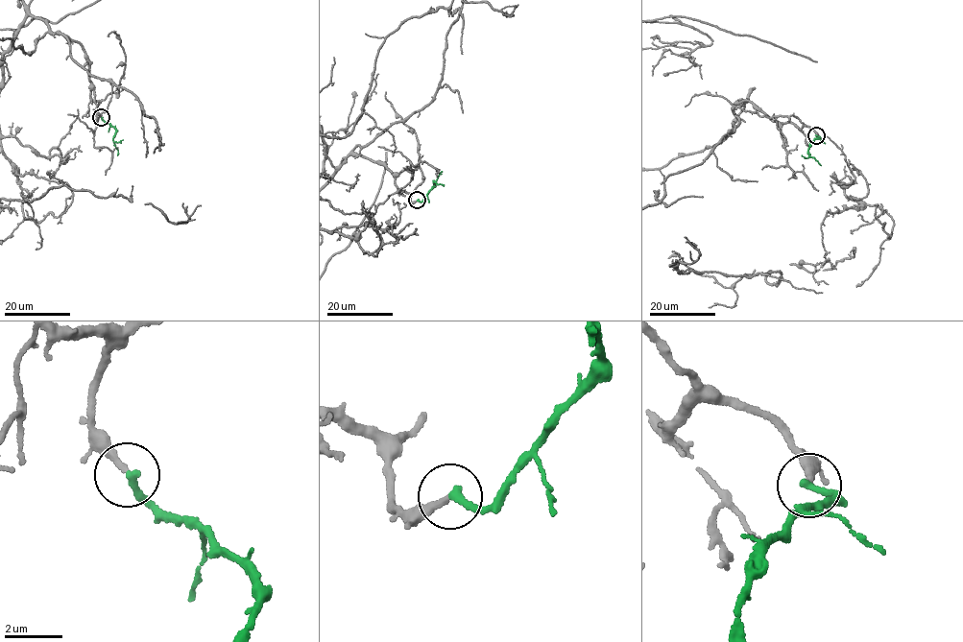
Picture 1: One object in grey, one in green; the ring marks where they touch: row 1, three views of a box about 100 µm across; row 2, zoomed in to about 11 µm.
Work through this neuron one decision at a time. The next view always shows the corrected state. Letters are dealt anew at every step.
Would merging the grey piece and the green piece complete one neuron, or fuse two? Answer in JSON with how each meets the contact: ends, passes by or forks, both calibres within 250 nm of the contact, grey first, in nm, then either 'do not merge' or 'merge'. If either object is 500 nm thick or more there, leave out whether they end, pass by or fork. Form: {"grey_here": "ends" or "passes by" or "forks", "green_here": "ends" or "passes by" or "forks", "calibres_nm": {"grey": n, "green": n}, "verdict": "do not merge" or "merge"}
{"grey_here": "ends", "green_here": "ends", "calibres_nm": {"grey": 240, "green": 280}, "verdict": "merge"}

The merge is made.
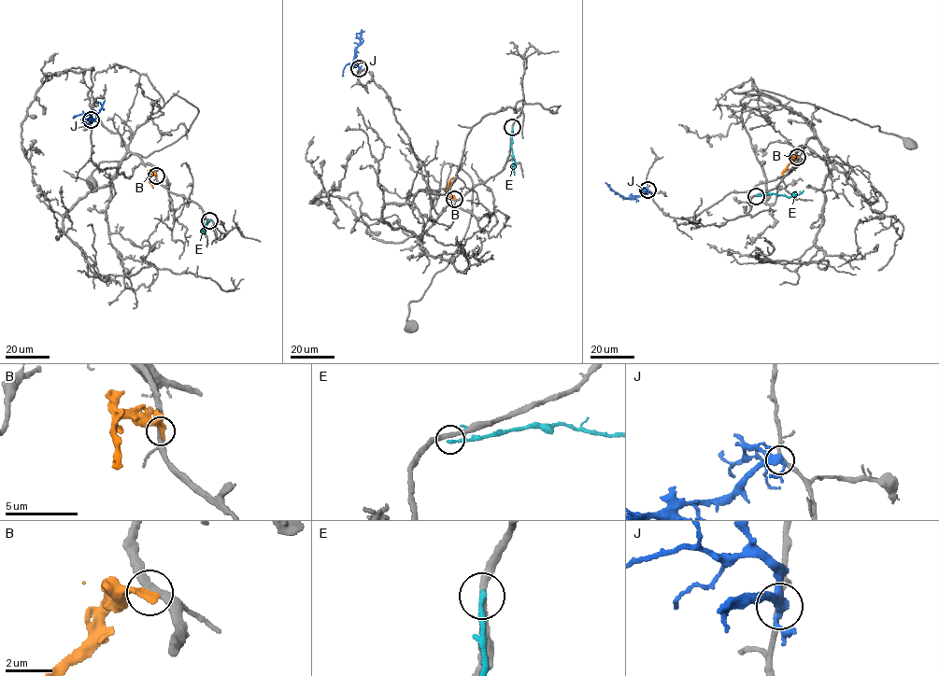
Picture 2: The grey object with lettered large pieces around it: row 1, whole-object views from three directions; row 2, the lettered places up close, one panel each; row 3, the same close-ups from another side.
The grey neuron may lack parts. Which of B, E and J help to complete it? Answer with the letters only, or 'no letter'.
no letter

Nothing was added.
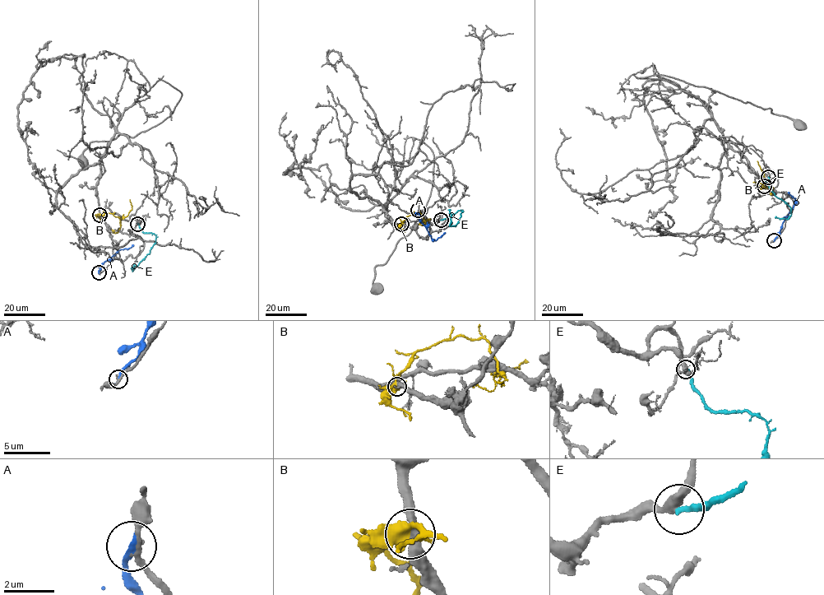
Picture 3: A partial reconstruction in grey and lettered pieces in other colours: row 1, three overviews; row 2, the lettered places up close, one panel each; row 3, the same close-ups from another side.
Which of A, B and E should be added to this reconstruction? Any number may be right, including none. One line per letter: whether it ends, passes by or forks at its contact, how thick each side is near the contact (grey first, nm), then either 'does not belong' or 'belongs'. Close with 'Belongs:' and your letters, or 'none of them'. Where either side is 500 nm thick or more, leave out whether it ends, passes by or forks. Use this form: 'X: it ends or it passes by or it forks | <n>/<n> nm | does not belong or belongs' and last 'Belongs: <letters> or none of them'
A: it ends | 200/280 nm | does not belong
B: it passes by | 380/480 nm | does not belong
E: it ends | 320/240 nm | belongs
Belongs: E

